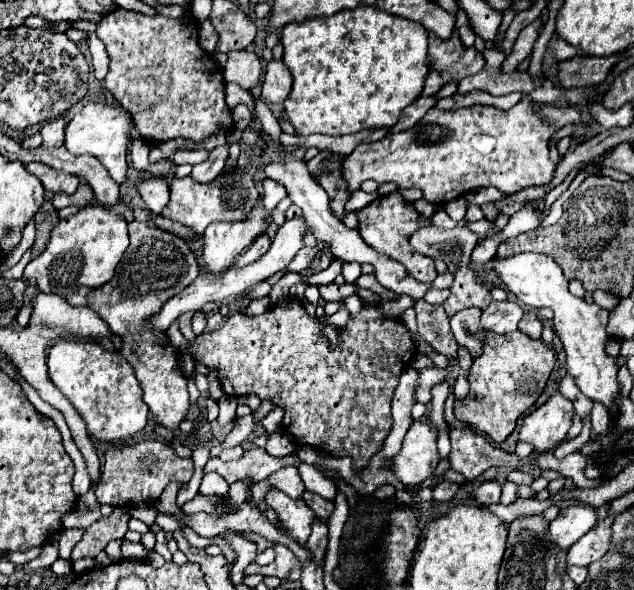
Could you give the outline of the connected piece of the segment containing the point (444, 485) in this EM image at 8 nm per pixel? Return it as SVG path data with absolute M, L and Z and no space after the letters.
M442 480L438 486L434 486L432 498L434 498L436 502L448 502L448 500L454 498L454 494L458 492L458 488L460 488L460 484L450 482L450 480Z

